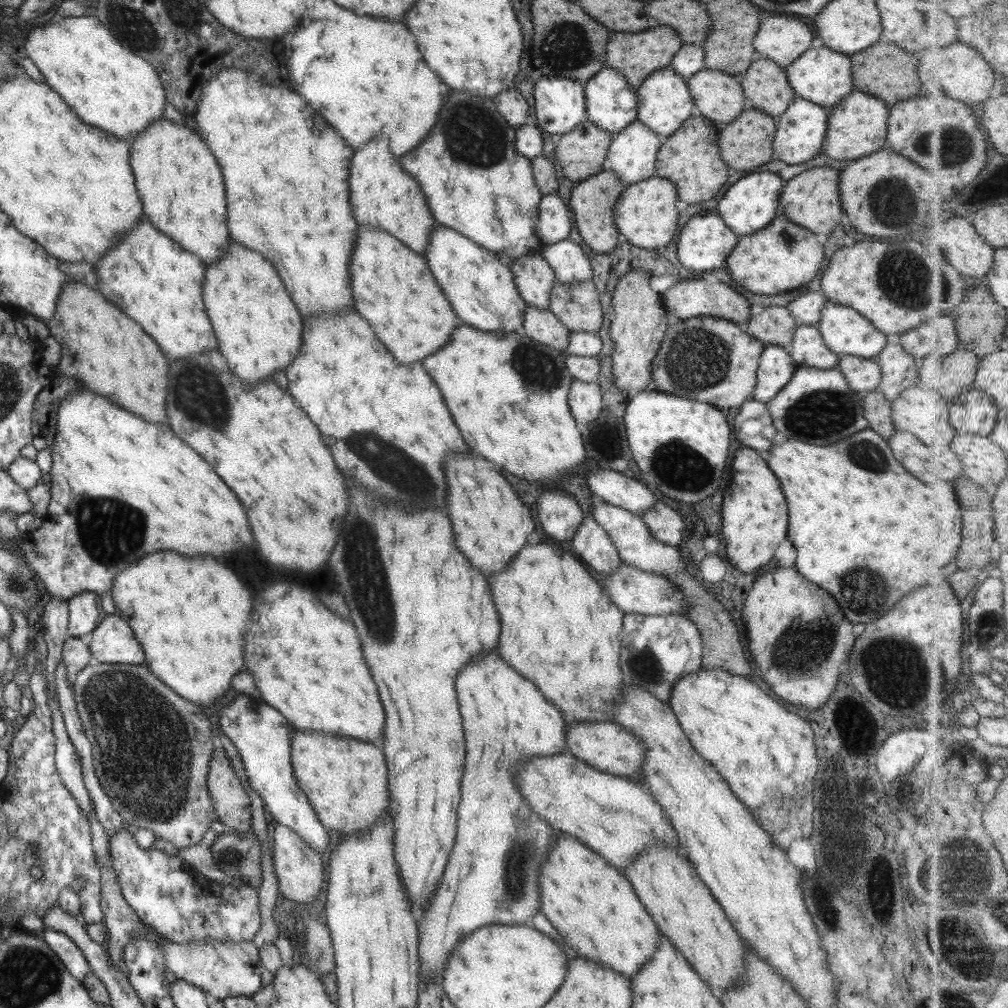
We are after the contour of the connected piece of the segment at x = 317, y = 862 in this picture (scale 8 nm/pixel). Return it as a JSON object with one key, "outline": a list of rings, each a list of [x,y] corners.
{"outline":[[[281,824],[270,827],[272,847],[272,865],[277,879],[280,900],[286,904],[305,904],[315,900],[323,886],[323,864],[319,853],[313,851],[302,838],[299,838],[290,828]]]}

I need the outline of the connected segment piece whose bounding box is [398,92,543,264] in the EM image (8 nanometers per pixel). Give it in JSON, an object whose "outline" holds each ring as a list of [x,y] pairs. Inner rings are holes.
{"outline":[[[451,92],[427,138],[413,152],[403,154],[398,160],[401,168],[417,180],[433,222],[453,229],[489,252],[502,252],[507,264],[527,252],[539,252],[543,247],[534,230],[537,204],[542,194],[536,187],[530,160],[514,150],[513,136],[514,129],[511,130],[505,119],[497,114],[491,100],[465,92]]]}

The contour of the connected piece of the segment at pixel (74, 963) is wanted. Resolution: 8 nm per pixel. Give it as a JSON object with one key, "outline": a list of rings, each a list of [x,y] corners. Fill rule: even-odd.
{"outline":[[[43,929],[41,935],[42,940],[65,965],[66,971],[77,981],[83,982],[85,975],[90,972],[90,968],[75,943],[71,942],[65,934],[49,929]]]}

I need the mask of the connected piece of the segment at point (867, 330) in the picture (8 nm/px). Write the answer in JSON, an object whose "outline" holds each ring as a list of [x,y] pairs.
{"outline":[[[826,301],[821,309],[820,319],[816,327],[819,328],[819,334],[825,346],[838,356],[849,355],[871,359],[875,358],[886,345],[885,335],[882,332],[879,332],[869,320],[857,311],[844,305],[832,304]]]}

